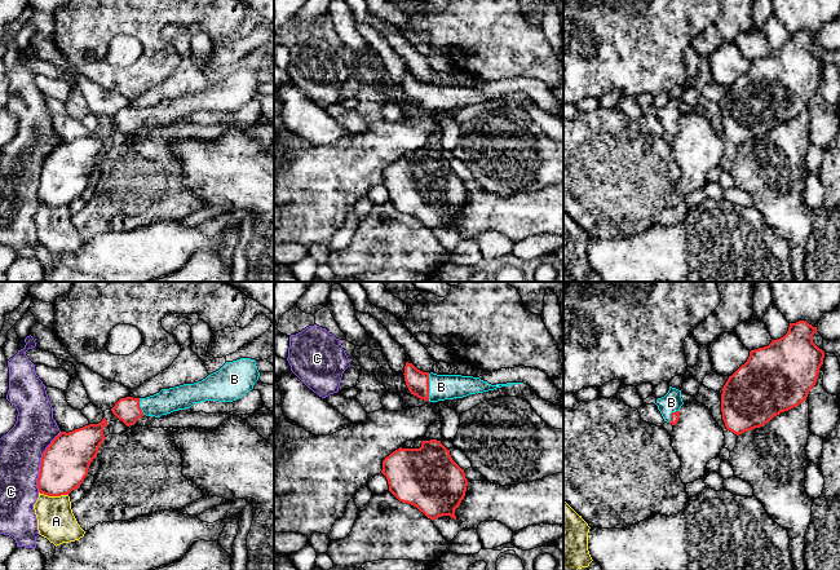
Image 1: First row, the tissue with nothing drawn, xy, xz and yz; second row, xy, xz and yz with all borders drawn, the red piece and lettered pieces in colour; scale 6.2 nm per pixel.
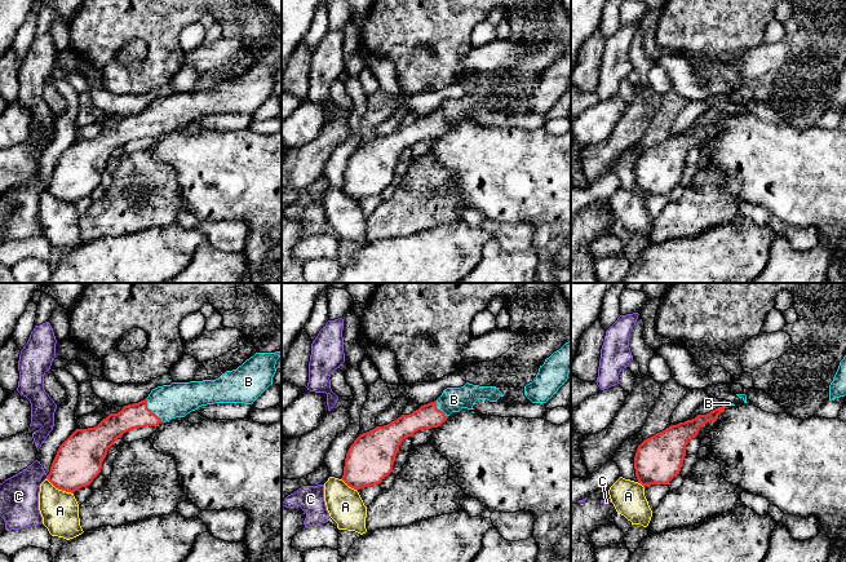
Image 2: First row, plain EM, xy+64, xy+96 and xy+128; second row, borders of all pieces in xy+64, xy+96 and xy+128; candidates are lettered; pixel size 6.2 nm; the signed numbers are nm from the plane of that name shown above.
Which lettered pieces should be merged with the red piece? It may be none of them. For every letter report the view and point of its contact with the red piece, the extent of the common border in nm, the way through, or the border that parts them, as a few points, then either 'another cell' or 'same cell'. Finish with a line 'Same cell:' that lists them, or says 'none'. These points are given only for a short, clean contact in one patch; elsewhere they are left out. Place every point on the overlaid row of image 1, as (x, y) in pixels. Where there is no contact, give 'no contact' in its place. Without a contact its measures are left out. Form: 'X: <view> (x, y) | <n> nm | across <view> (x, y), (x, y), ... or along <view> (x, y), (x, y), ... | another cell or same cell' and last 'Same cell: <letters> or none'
A: xy (53, 495) | 190 nm | another cell
B: xz (428, 388) | 180 nm | across xz (418, 381), (428, 388), (441, 387) | same cell
C: xy (42, 462) | 400 nm | another cell
Same cell: B

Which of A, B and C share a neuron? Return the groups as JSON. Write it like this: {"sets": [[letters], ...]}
{"sets": [["A"], ["B"], ["C"]]}

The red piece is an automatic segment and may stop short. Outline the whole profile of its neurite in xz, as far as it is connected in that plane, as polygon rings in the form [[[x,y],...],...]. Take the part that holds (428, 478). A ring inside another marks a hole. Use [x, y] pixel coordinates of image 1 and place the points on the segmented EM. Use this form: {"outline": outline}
{"outline": [[[426,437],[407,441],[383,460],[381,473],[399,501],[416,507],[432,521],[442,516],[456,520],[455,509],[465,496],[468,480],[441,441]]]}

